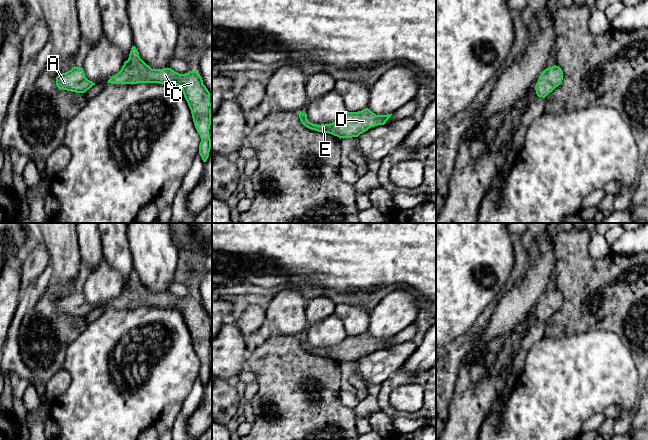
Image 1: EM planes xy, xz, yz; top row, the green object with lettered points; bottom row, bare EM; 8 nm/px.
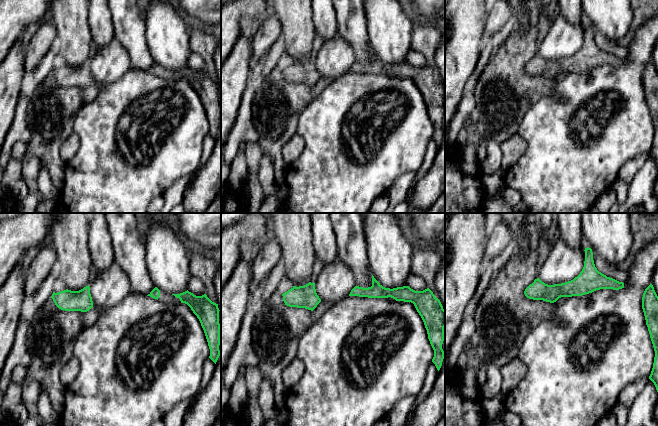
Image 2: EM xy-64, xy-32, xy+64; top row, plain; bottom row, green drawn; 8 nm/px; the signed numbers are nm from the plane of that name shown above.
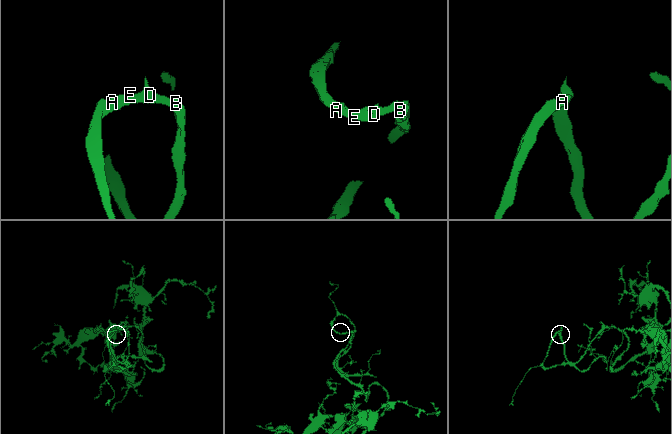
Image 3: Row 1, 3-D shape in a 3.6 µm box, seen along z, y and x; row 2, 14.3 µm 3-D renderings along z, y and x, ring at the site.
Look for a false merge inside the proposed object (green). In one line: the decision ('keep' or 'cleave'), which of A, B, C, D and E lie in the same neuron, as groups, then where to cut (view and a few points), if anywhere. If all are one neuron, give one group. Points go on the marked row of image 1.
keep | A B C D E | no cut

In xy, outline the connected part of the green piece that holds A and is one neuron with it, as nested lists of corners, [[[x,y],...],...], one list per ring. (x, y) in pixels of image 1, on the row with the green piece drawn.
[[[74,66],[71,70],[56,77],[56,85],[59,89],[76,93],[85,93],[95,85],[95,83],[85,77],[83,68]]]

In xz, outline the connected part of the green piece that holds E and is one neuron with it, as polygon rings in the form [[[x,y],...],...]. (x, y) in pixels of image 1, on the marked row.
[[[365,108],[358,112],[347,111],[340,120],[333,123],[317,125],[308,121],[307,114],[303,114],[301,111],[298,111],[297,114],[305,127],[318,132],[332,134],[340,139],[358,137],[371,127],[384,125],[392,115],[376,115],[368,108]]]

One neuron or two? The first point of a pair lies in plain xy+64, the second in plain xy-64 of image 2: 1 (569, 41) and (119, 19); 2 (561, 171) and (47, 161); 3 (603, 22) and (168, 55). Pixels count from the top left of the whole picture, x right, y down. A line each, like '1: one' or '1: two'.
1: two
2: two
3: one

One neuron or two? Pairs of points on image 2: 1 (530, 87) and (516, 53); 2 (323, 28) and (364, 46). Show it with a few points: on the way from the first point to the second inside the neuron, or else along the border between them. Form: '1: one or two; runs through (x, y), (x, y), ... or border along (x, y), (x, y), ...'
1: one; runs through (522, 79), (516, 73), (516, 61)
2: one; runs through (333, 28), (346, 28), (354, 36)

